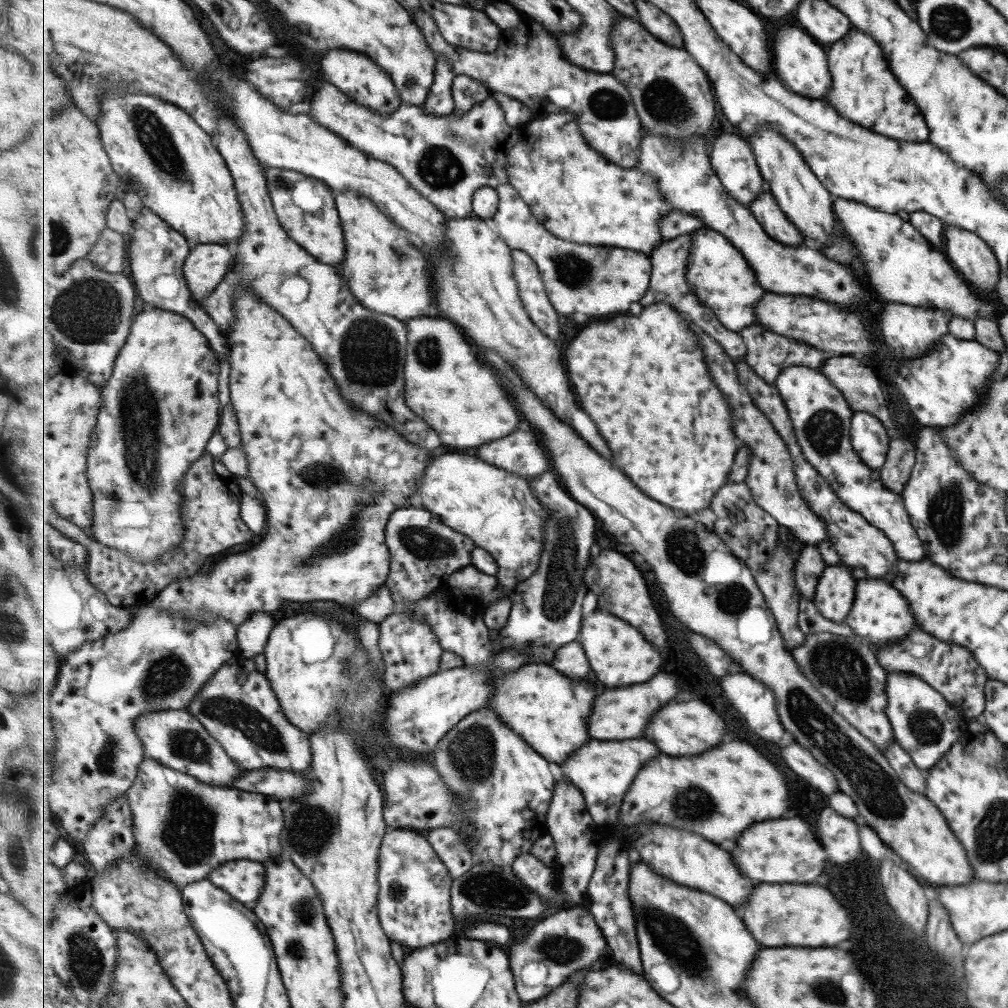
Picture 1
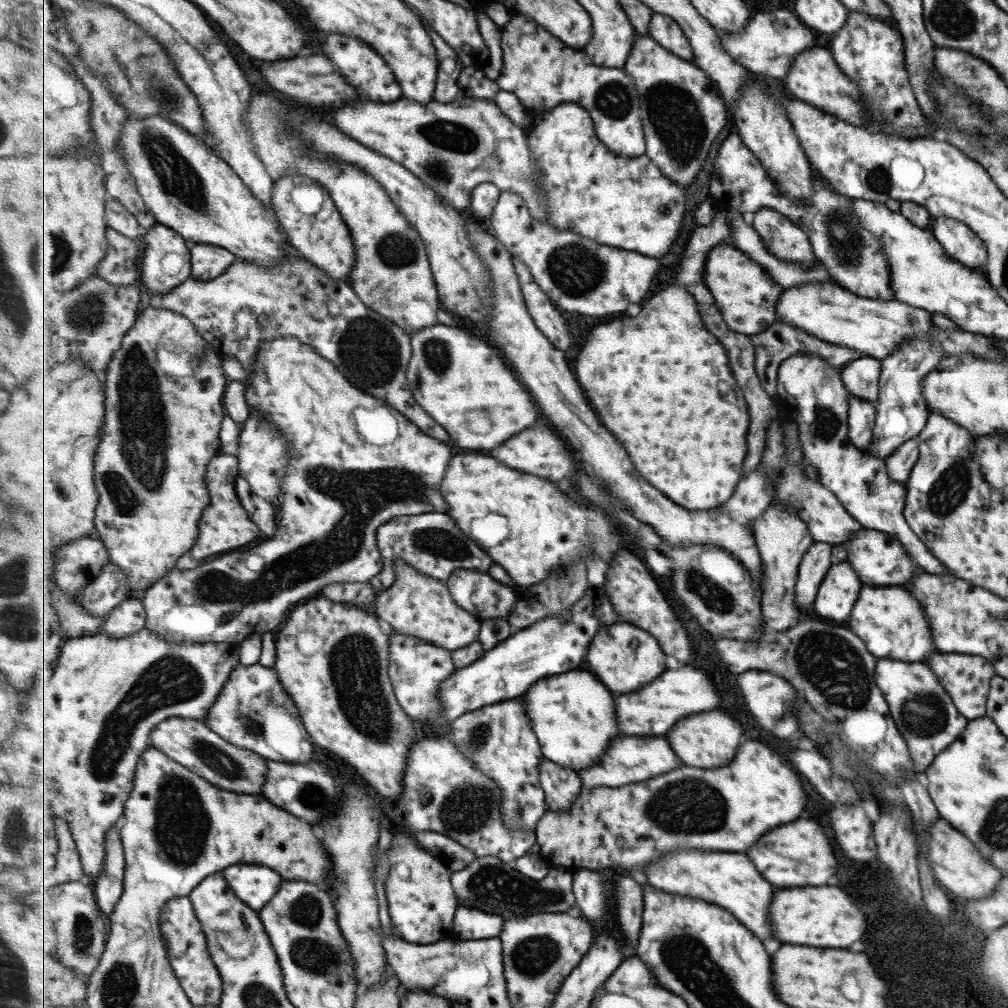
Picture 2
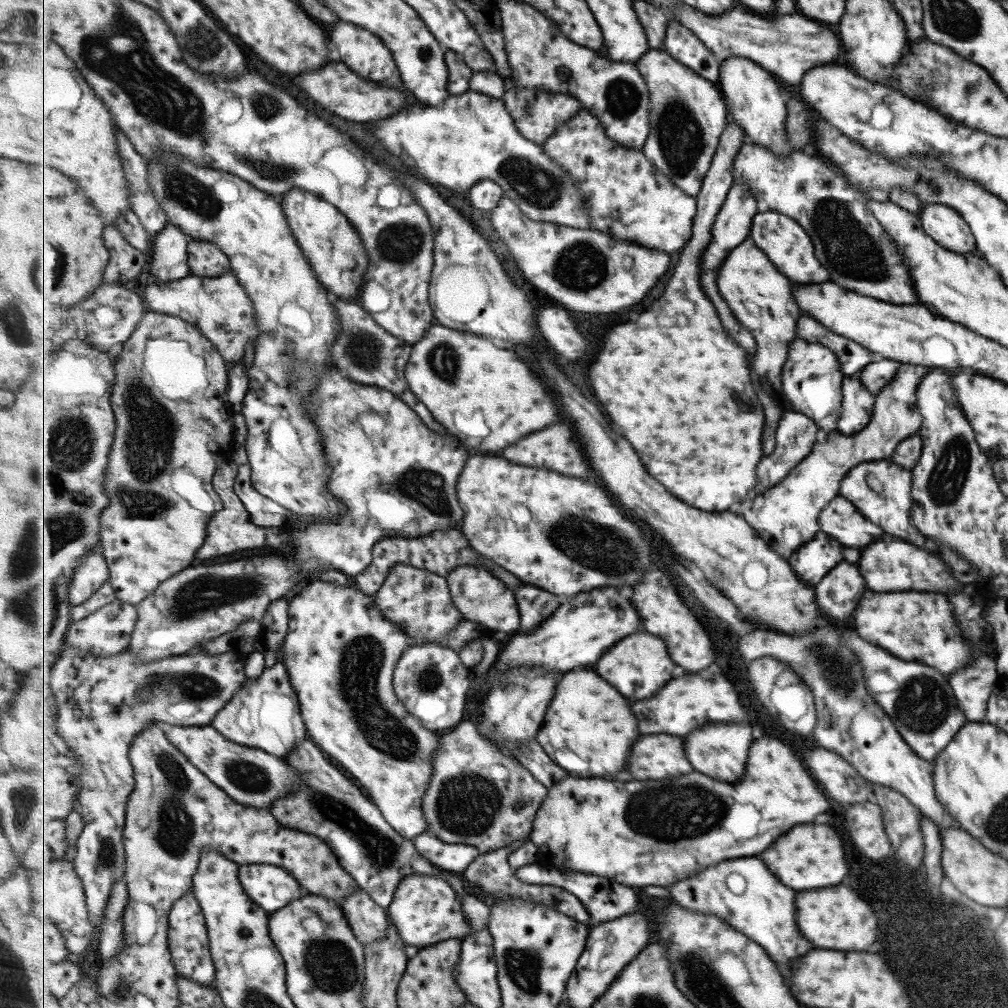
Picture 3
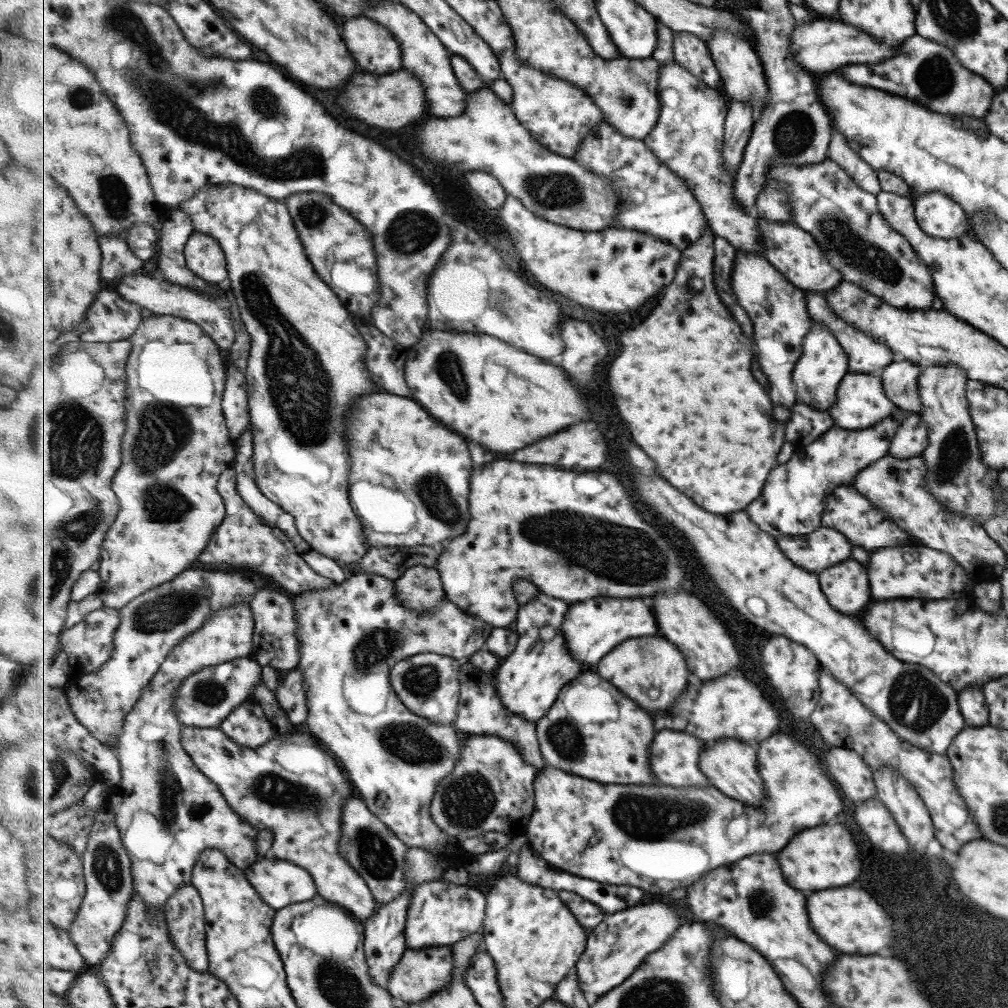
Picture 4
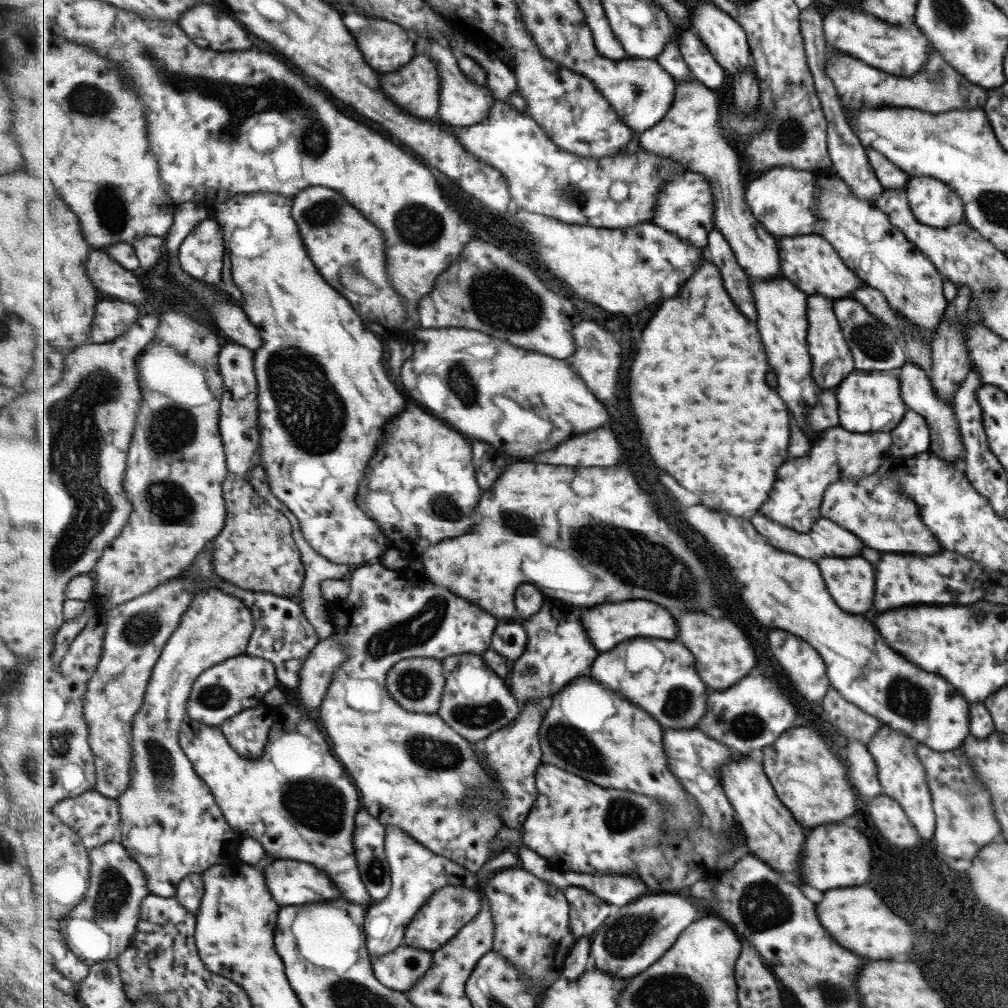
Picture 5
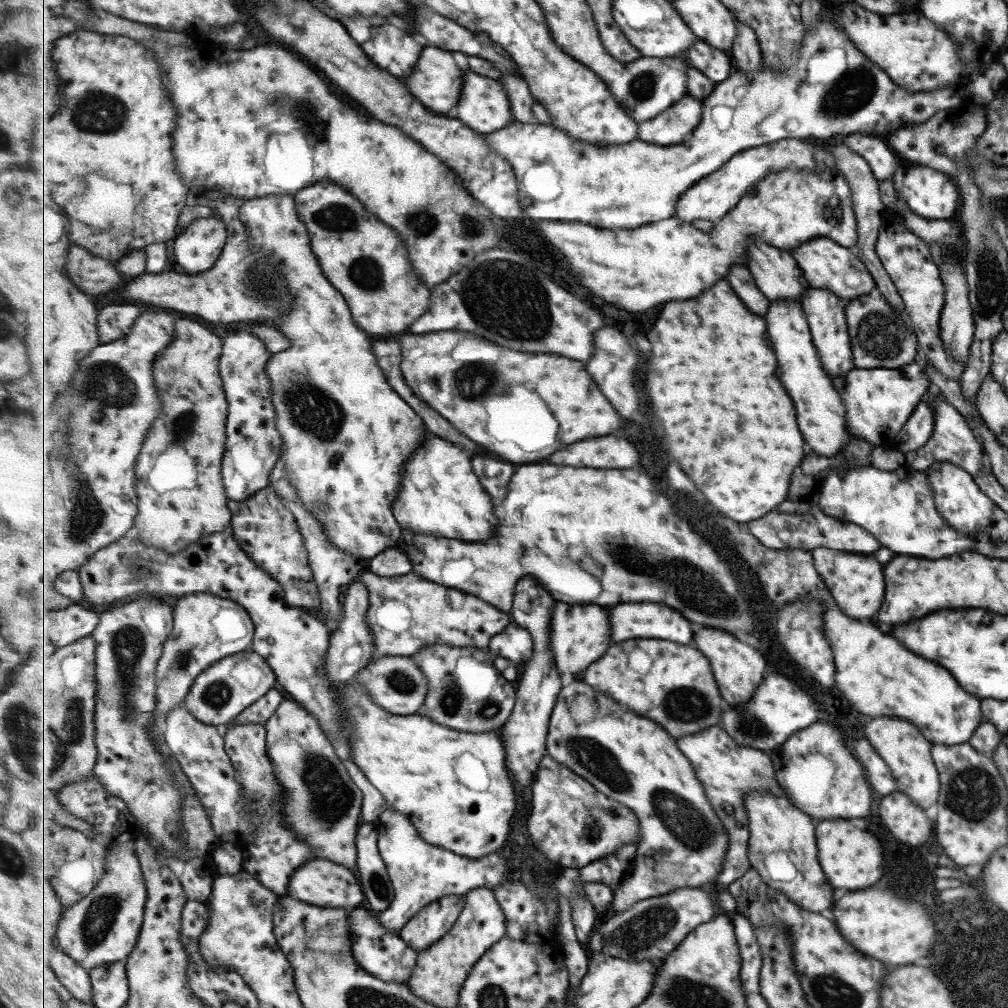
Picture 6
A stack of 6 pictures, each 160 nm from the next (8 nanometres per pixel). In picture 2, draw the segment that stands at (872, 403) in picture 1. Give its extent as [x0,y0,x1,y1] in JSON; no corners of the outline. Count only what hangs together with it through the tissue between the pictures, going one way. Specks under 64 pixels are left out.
[841,357,880,403]

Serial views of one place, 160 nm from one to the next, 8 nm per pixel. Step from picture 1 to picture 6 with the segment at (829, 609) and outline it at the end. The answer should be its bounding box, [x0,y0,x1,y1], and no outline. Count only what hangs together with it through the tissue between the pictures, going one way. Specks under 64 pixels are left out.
[812,548,883,618]

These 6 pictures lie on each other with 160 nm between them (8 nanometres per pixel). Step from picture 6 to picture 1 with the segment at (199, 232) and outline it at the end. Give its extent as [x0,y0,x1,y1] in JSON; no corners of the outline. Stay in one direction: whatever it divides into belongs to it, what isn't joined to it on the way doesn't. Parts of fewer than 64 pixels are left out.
[184,243,235,298]

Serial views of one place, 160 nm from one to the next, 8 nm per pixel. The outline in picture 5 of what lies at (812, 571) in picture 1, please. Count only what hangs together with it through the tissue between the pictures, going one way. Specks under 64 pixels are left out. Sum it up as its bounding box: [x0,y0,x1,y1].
[750,516,863,562]

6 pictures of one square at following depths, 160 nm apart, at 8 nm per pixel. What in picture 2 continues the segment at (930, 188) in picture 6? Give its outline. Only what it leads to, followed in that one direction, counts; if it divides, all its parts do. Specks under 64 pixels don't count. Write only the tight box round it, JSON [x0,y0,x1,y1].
[929,216,986,270]

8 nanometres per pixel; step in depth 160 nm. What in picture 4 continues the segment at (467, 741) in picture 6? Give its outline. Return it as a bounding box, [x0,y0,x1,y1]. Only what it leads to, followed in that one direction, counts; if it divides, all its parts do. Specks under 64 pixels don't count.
[295,571,494,867]

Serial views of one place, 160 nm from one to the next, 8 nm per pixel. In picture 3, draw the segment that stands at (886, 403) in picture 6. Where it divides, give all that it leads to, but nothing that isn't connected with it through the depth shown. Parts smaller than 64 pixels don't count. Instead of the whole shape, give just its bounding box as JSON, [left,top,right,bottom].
[836,373,874,435]

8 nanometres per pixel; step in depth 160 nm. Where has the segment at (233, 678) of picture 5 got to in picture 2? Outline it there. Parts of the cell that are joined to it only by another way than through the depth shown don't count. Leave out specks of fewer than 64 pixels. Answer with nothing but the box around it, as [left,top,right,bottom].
[26,627,240,885]

